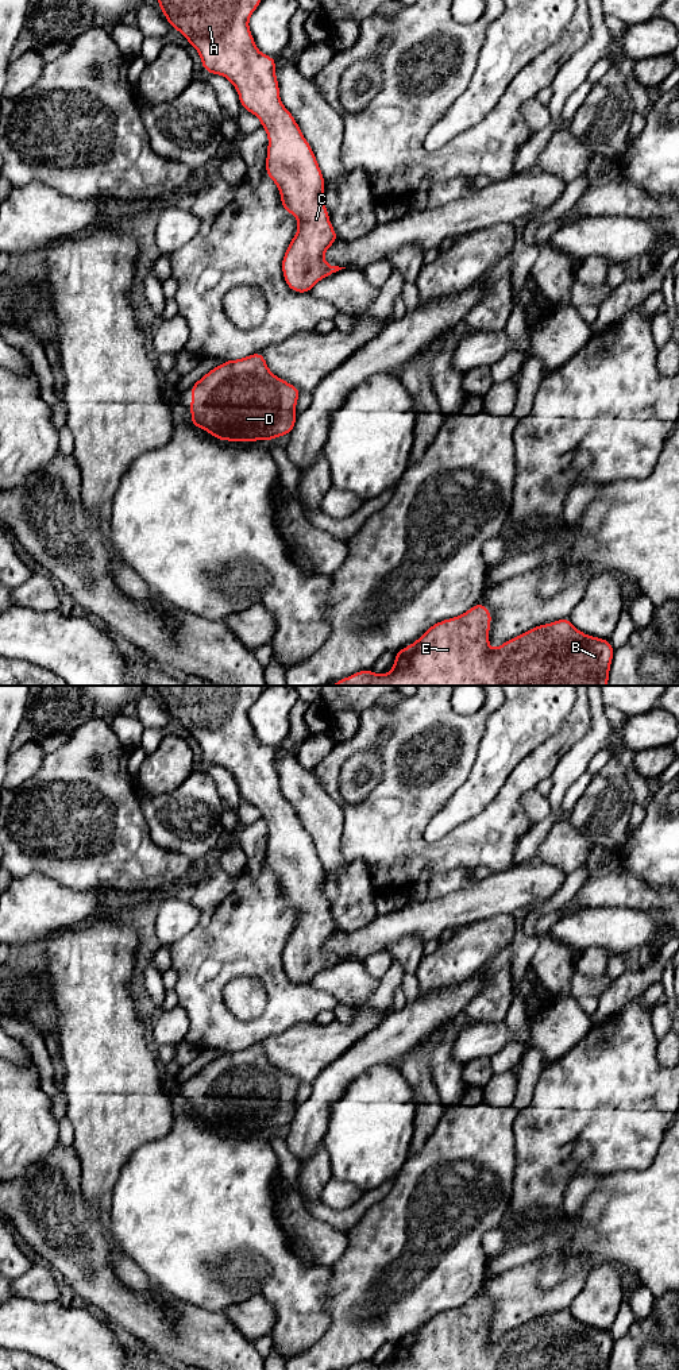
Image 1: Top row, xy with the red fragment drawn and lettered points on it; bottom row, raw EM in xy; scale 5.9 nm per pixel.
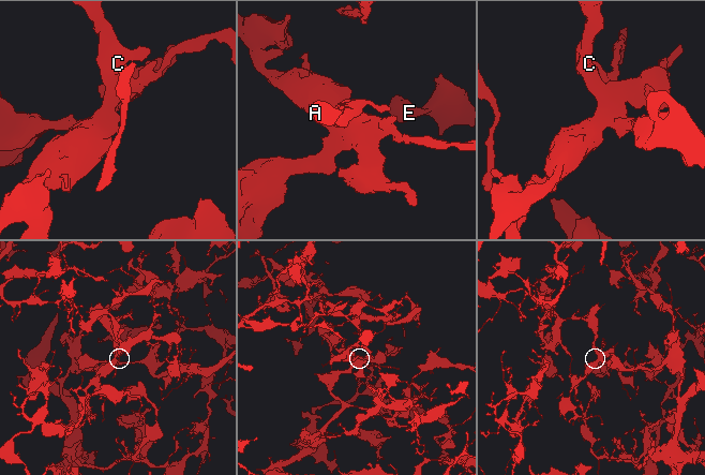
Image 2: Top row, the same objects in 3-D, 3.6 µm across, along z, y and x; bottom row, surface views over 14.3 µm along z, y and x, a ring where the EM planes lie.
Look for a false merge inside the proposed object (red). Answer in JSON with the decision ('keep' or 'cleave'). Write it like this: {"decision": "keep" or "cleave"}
{"decision": "keep"}

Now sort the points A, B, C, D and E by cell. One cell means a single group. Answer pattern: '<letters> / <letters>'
A B C D E

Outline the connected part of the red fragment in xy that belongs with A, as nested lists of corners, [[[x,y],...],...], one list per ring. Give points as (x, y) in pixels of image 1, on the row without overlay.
[[[154,686],[171,719],[178,721],[198,742],[202,760],[221,765],[236,779],[242,799],[254,804],[267,823],[267,868],[281,884],[288,904],[297,908],[297,925],[283,950],[282,964],[286,976],[298,984],[309,984],[323,969],[346,960],[324,953],[325,942],[339,931],[323,892],[325,872],[310,835],[302,827],[293,806],[279,791],[275,768],[275,749],[262,745],[248,719],[248,710],[263,691],[262,686]]]

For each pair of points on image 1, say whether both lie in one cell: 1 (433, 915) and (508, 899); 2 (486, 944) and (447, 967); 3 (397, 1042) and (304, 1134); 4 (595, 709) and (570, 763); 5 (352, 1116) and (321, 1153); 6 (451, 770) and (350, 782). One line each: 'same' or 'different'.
1: same
2: same
3: same
4: same
5: different
6: different

